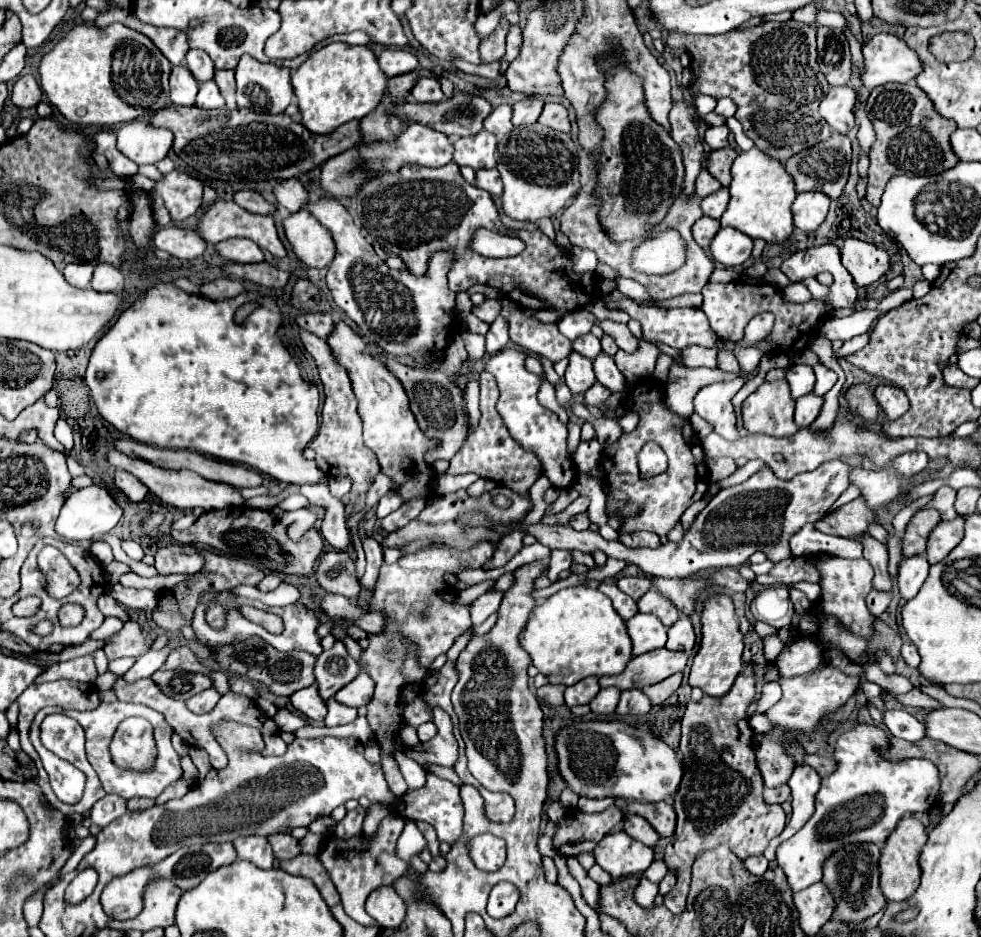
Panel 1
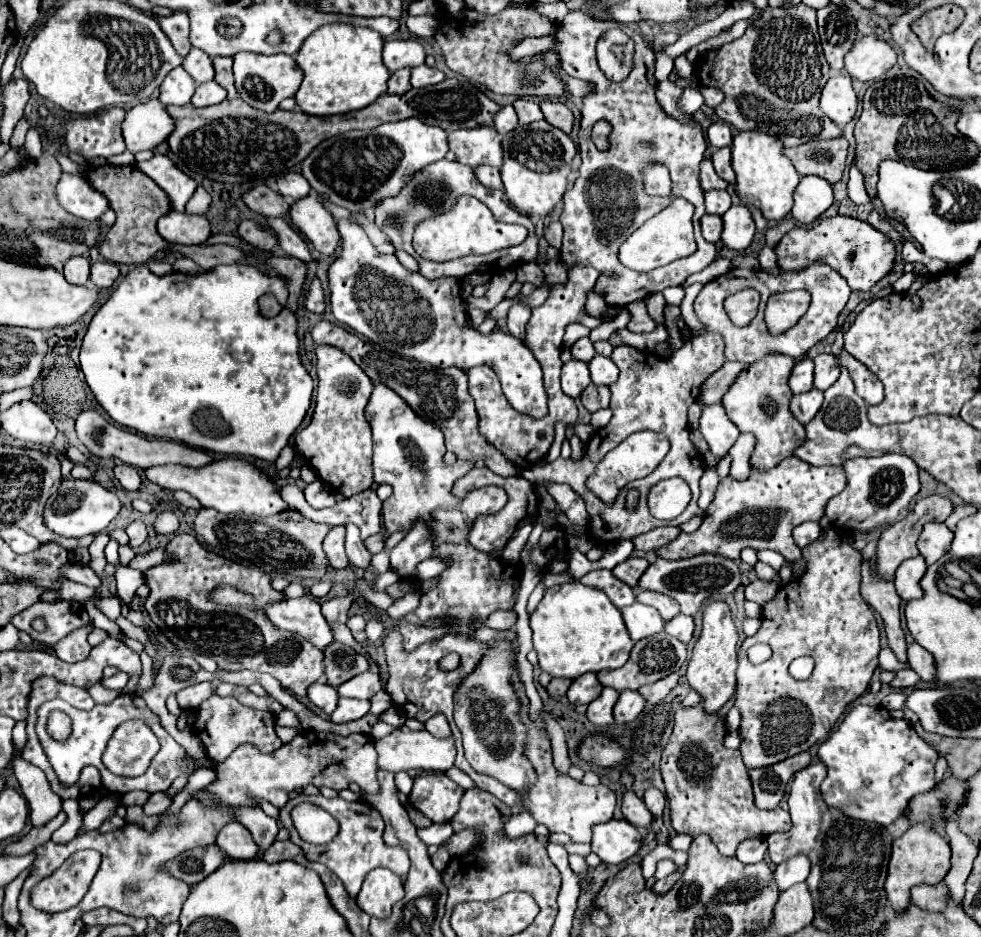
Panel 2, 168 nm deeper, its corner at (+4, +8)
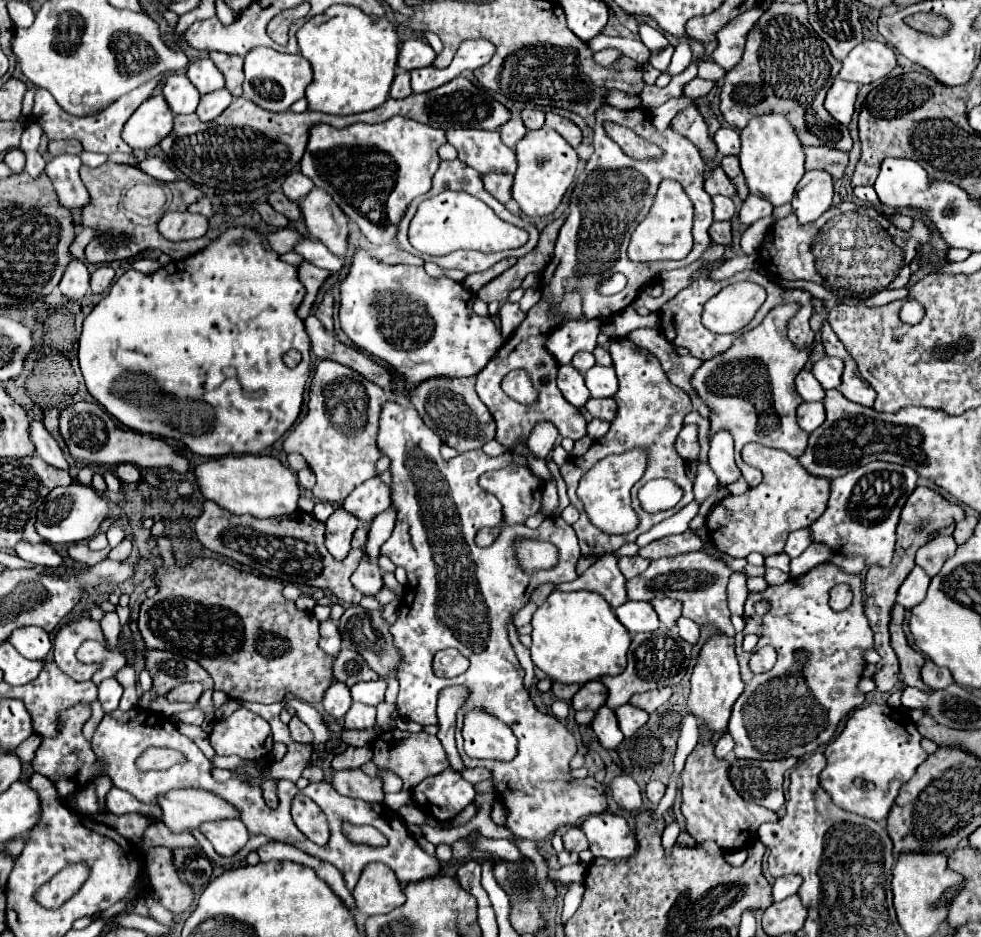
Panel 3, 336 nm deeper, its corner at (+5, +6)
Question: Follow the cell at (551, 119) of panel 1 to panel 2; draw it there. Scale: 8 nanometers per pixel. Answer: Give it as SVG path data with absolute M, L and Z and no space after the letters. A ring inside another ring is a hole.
M542 101L540 107L542 107L542 113L544 113L544 119L550 125L562 129L568 135L572 133L574 115L572 115L572 111L564 103L560 103L560 101Z

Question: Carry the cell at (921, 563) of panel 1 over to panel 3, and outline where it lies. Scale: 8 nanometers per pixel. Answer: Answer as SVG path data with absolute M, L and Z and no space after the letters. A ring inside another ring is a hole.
M915 565L897 591L897 603L901 603L905 609L915 607L925 599L927 587L929 587L929 575L925 575L925 571L919 565Z

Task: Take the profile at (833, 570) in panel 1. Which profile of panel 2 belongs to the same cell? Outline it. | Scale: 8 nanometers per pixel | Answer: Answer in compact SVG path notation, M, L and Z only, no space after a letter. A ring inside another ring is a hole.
M832 527L814 541L808 549L802 551L808 557L808 569L792 583L786 583L778 589L776 597L762 607L760 629L756 635L746 637L738 649L738 691L734 705L742 715L742 723L738 727L738 735L742 739L740 753L744 765L752 767L768 767L796 753L808 751L814 743L824 741L838 721L838 717L846 711L846 707L856 701L872 679L874 669L878 667L878 651L880 651L880 631L874 619L872 609L860 595L860 559L858 551L850 545L844 535L838 535ZM754 643L766 643L772 649L768 661L754 665L748 659L748 647ZM802 655L814 657L814 673L806 681L798 681L788 673L788 665Z

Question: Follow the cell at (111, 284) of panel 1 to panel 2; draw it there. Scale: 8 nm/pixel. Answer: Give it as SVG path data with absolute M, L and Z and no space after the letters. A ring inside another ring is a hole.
M96 261L92 263L90 279L98 289L106 289L118 279L118 267L110 261Z

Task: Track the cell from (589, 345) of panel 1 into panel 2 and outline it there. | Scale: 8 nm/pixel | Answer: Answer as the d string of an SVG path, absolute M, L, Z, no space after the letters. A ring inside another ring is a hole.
M588 337L578 339L578 343L574 343L574 347L572 347L570 351L572 351L572 357L574 357L574 359L586 361L586 363L596 355L596 351L594 351L594 347L592 347L592 341L590 341Z

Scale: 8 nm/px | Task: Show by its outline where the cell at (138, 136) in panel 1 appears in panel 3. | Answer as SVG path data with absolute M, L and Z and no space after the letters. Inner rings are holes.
M163 95L143 101L123 127L123 141L131 149L151 149L173 129L173 113Z

